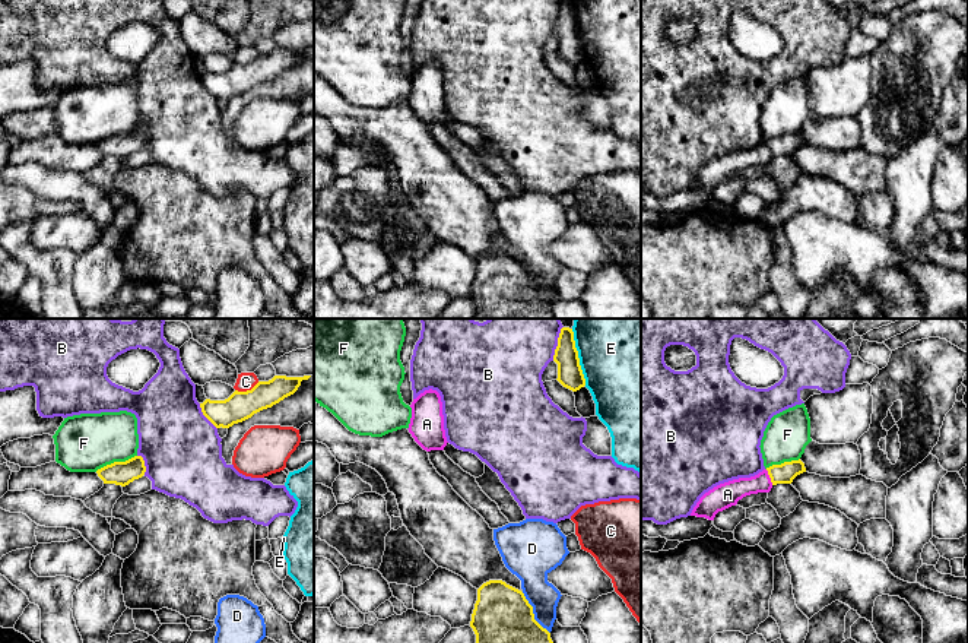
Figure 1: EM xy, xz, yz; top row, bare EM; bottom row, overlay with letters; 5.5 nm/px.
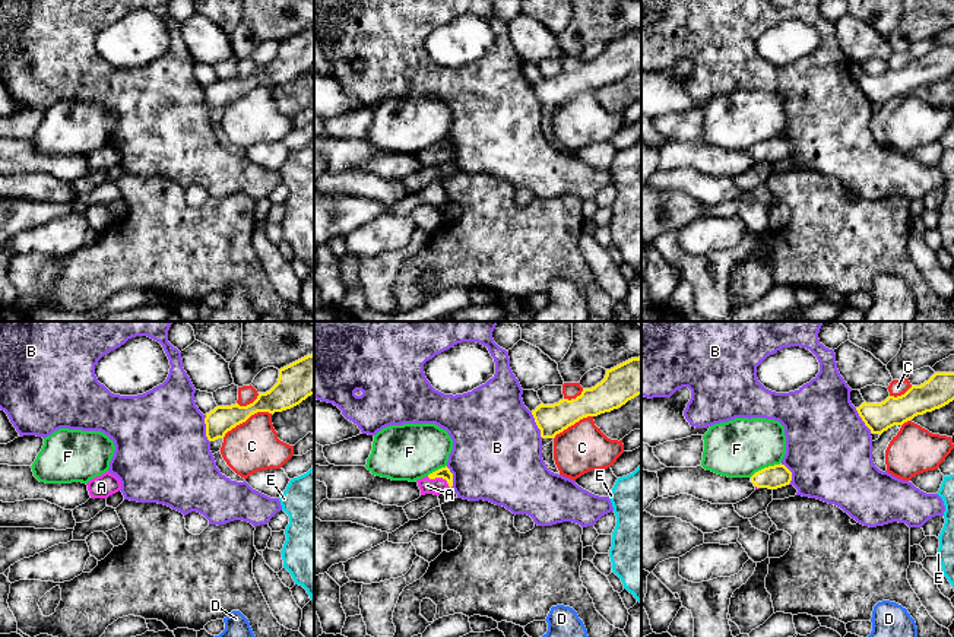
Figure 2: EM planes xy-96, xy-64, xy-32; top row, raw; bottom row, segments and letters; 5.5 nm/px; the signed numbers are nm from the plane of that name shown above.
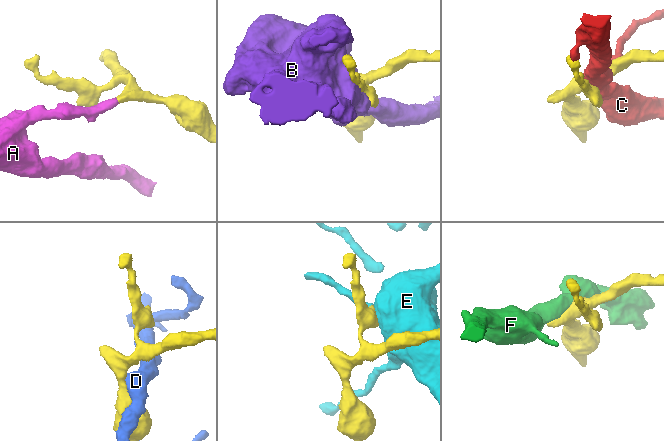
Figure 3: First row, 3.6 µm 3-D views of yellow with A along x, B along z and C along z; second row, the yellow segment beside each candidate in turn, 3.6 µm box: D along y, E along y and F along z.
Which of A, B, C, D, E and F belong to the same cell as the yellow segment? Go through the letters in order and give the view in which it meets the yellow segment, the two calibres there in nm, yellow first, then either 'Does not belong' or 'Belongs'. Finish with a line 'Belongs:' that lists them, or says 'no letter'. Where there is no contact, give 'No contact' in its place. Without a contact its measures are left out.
A: Touches yellow in yz. Thickness 110 nm (yellow) against 130 nm. Belongs
B: Touches yellow in xz. Thickness 140 nm (yellow) against 340 nm. Does not belong
C: Touches yellow in xy. Thickness 160 nm (yellow) against 100 nm. Does not belong
D: Touches yellow in xz. Thickness 380 nm (yellow) against 190 nm. Does not belong
E: Touches yellow in xz. Thickness 140 nm (yellow) against 420 nm. Does not belong
F: Touches yellow in xy. Thickness 130 nm (yellow) against 320 nm. Does not belong
Belongs: A

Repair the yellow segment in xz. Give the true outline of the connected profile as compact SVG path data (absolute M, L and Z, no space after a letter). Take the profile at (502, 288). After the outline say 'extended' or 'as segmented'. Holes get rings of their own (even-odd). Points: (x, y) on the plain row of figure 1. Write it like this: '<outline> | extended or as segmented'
M489 253L477 262L470 300L476 307L475 319L553 319L550 305L534 292L524 266L502 253Z | as segmented

